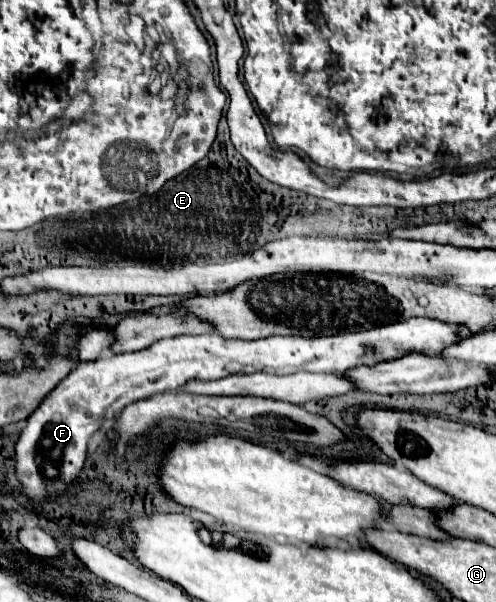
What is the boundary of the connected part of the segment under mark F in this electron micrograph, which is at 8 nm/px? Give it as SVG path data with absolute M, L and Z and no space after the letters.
M410 318L402 322L394 322L382 328L372 328L366 332L348 332L348 334L334 334L334 336L320 336L320 338L302 338L302 336L270 336L262 340L226 340L222 336L178 336L168 340L158 340L156 344L126 354L112 354L102 356L94 362L80 362L38 406L38 410L26 420L24 430L16 442L16 472L20 482L24 484L24 492L30 500L44 500L50 494L60 494L68 486L72 486L76 476L80 474L84 460L86 460L86 446L88 438L100 430L104 420L114 418L116 412L126 408L128 404L148 398L158 392L178 390L180 384L190 380L218 380L230 374L254 374L254 372L268 372L268 374L294 374L294 372L346 372L356 366L374 366L386 360L398 360L410 352L418 354L440 354L450 344L458 344L468 334L460 332L456 324L442 324L440 320L430 318Z

